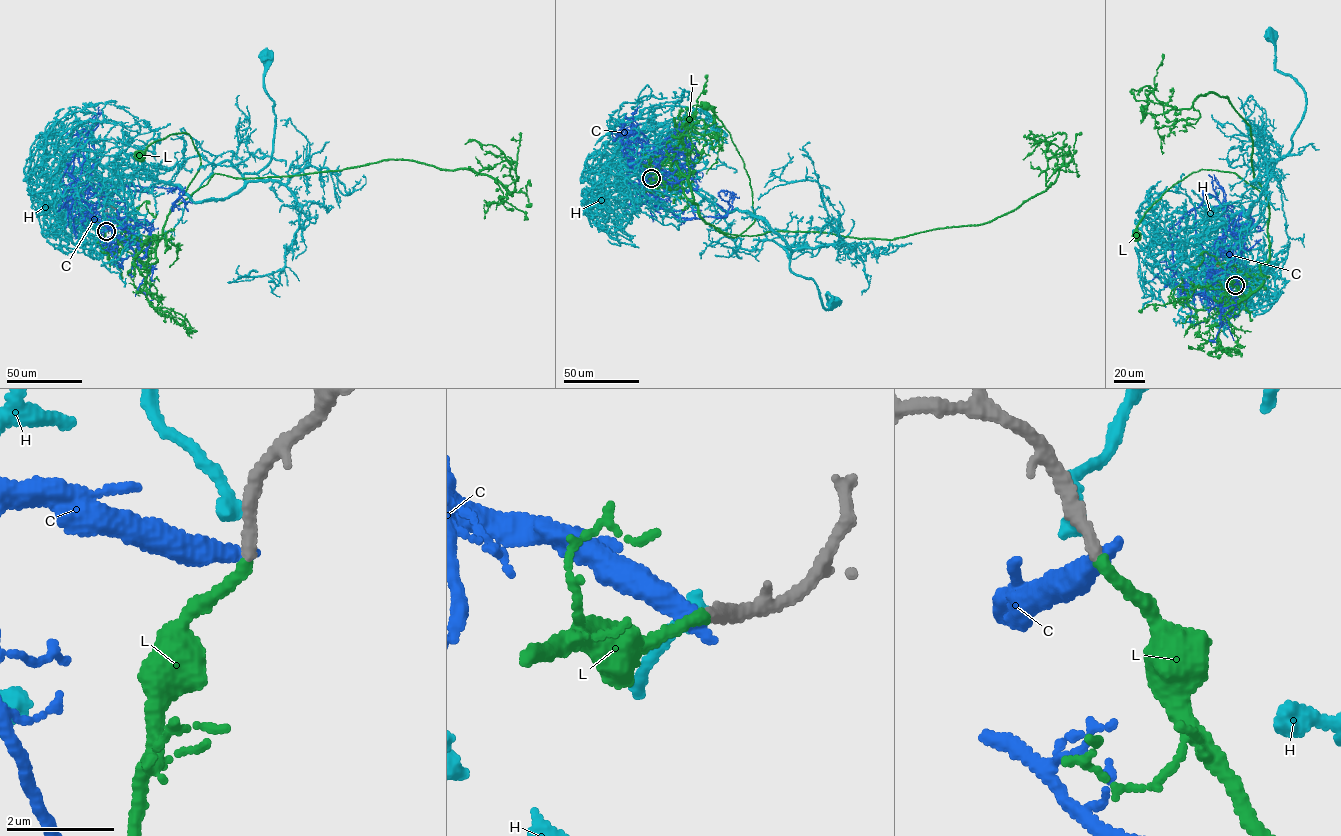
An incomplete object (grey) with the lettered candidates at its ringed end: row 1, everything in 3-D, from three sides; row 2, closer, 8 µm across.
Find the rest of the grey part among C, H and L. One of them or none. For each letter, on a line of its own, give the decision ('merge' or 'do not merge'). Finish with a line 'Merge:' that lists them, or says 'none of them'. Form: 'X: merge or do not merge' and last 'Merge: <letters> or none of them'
C: do not merge
H: do not merge
L: merge
Merge: L

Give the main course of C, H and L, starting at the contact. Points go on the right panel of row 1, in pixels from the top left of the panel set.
C: (1235, 285), (1217, 280), (1196, 233), (1193, 208), (1169, 230), (1173, 275), (1192, 296), (1181, 302)
H: (1234, 284), (1229, 302), (1215, 294), (1196, 235), (1248, 217), (1305, 105), (1301, 85), (1275, 69), (1270, 33)
L: (1235, 285), (1245, 296), (1245, 274), (1268, 260), (1269, 214), (1235, 173), (1177, 182), (1137, 236)

